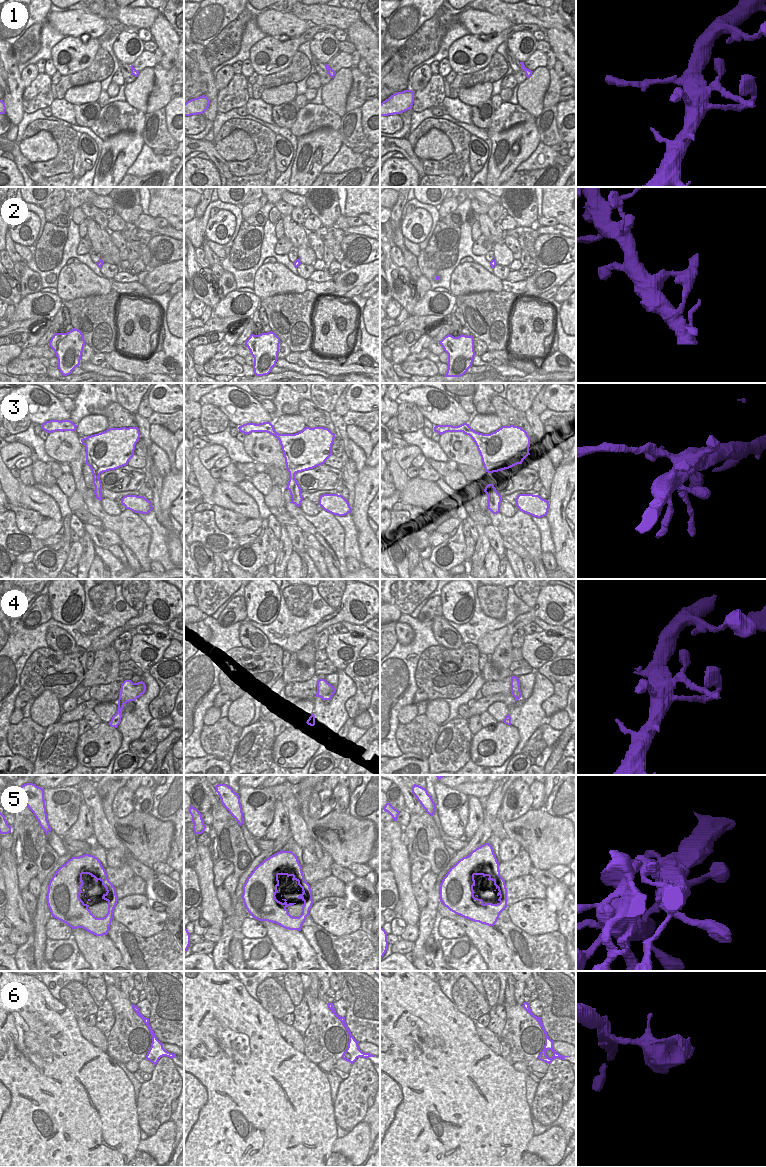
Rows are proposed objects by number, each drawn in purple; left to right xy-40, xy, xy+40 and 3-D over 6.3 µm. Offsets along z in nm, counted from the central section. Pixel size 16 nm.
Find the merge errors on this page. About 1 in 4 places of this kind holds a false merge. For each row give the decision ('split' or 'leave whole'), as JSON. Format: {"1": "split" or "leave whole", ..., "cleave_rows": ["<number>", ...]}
{"1": "split", "2": "leave whole", "3": "split", "4": "leave whole", "5": "leave whole", "6": "leave whole", "cleave_rows": ["1", "3"]}

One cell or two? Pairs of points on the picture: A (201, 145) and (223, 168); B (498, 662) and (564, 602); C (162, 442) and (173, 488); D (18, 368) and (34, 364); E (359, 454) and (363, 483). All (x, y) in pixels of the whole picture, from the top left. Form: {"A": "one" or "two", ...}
{"A": "one", "B": "one", "C": "two", "D": "one", "E": "two"}

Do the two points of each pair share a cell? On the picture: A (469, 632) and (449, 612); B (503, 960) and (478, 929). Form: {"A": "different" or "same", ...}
{"A": "different", "B": "same"}

